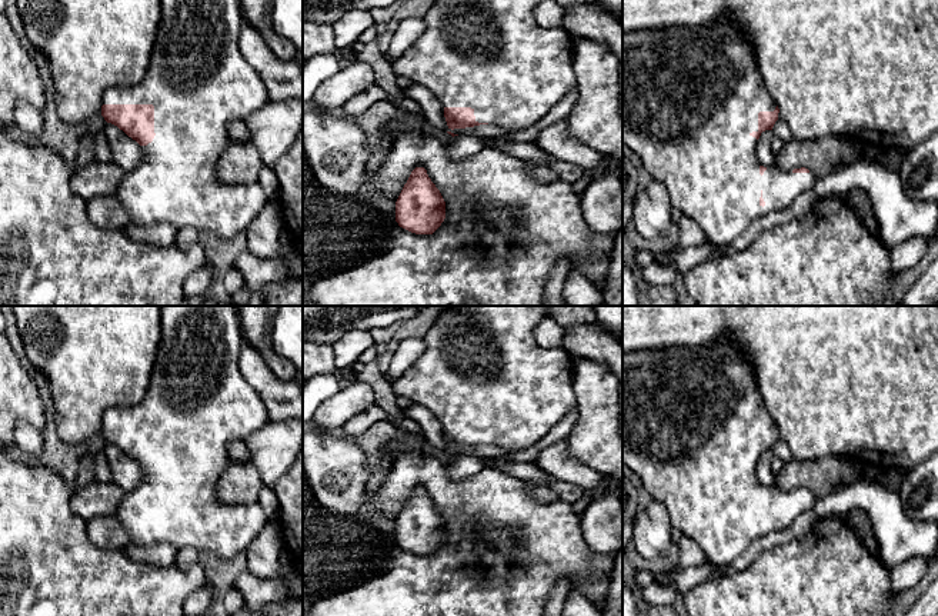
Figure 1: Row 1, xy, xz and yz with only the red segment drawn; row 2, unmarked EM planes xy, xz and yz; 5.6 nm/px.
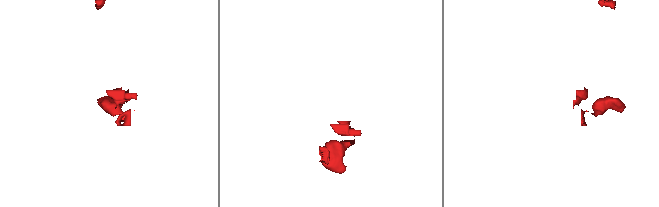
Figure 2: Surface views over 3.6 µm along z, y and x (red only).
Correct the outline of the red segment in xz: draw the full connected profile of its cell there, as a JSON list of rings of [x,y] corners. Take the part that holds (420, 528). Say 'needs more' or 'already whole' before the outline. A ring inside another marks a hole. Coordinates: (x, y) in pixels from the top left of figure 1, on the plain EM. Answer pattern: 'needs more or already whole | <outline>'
already whole | [[[415,487],[395,522],[395,542],[415,555],[433,555],[445,539],[445,522],[424,487]]]

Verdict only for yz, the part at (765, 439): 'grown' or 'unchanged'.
grown

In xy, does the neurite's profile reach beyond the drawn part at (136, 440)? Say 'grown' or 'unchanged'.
grown

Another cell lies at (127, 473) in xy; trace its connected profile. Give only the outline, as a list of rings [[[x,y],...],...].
[[[107,443],[104,447],[104,456],[109,462],[113,482],[118,485],[124,492],[136,489],[143,480],[143,466],[128,457],[117,446]]]

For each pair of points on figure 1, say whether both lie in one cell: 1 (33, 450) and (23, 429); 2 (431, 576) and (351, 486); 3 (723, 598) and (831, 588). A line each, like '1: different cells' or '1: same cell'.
1: same cell
2: different cells
3: same cell

